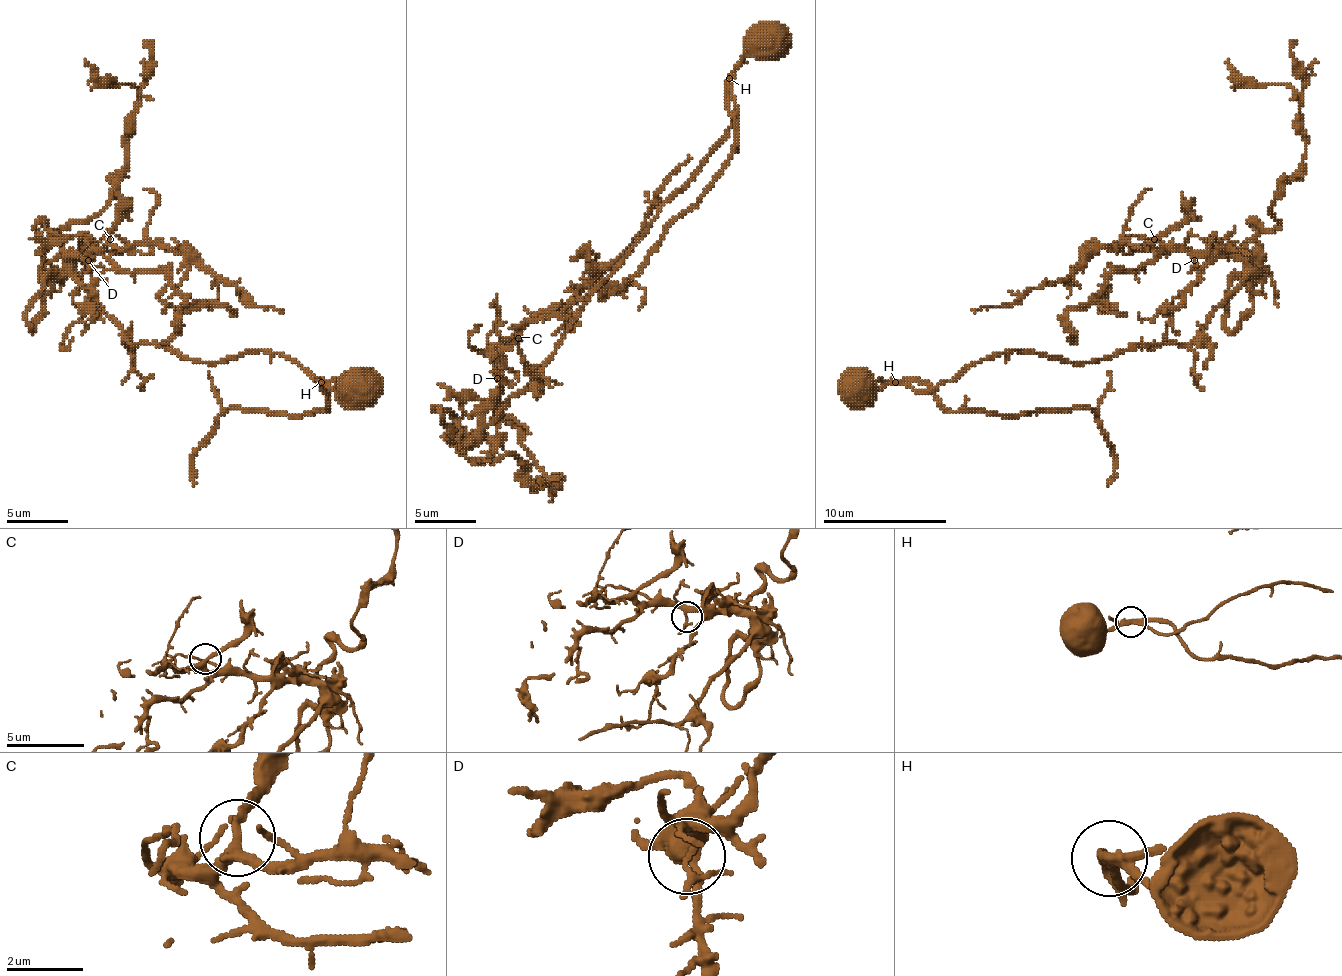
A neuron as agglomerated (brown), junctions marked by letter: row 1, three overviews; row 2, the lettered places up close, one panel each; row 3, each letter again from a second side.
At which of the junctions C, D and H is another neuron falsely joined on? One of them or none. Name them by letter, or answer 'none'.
H

